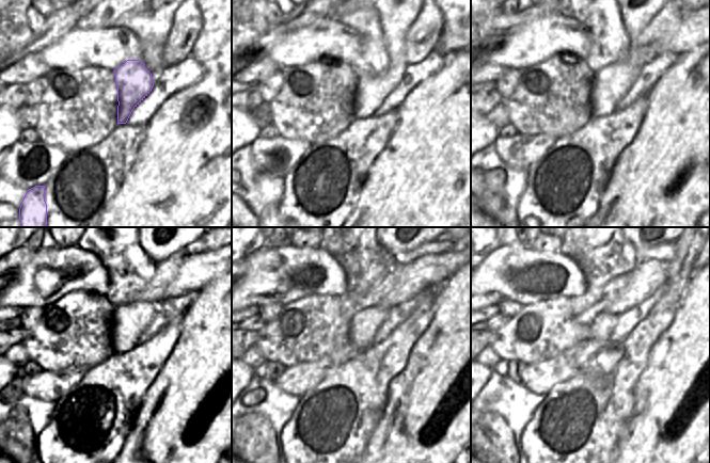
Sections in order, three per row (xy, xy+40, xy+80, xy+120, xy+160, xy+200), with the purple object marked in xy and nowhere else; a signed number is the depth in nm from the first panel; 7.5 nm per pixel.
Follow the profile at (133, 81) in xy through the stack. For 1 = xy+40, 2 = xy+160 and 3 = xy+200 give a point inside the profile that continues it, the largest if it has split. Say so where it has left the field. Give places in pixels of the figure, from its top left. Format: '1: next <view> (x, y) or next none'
1: next xy+40 (373, 60)
2: next xy+160 (364, 260)
3: next xy+200 (598, 249)

